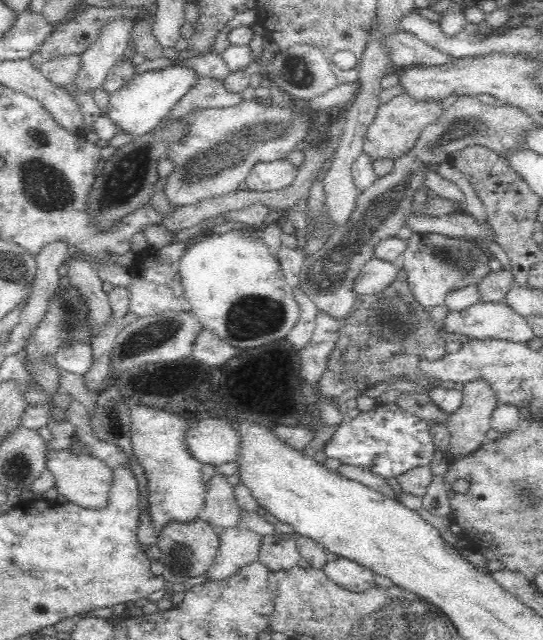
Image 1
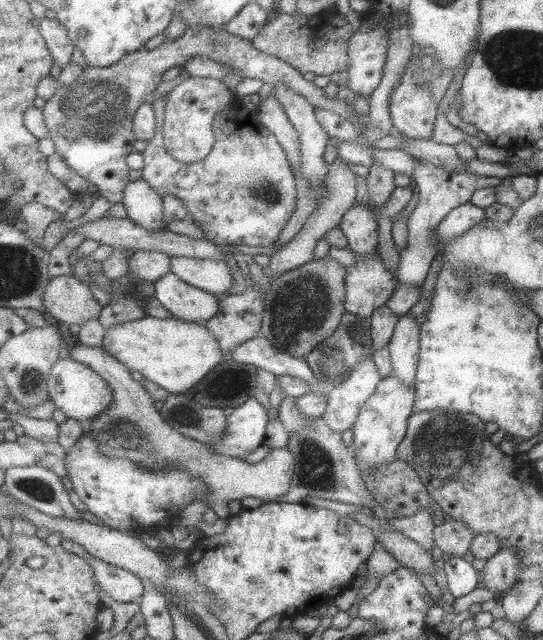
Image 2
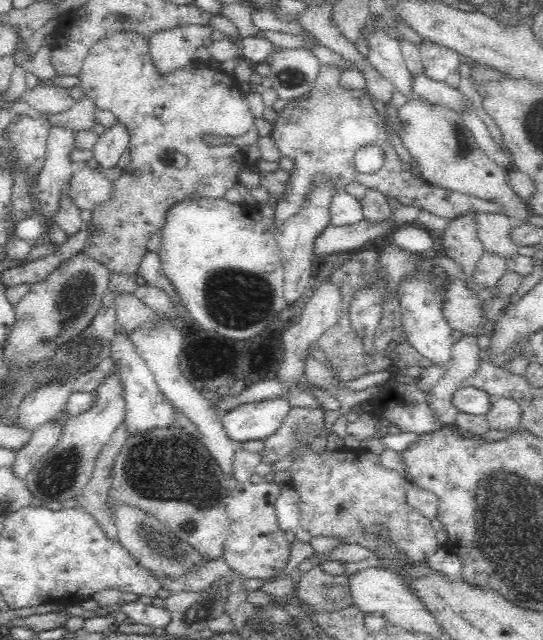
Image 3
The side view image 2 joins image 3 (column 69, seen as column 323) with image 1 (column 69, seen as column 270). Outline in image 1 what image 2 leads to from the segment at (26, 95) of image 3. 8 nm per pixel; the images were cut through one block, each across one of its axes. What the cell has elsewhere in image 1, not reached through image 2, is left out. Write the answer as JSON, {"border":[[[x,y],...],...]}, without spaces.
{"border":[[[81,54],[58,55],[52,60],[43,61],[39,68],[54,86],[66,88],[70,83],[76,82],[81,64]]]}

